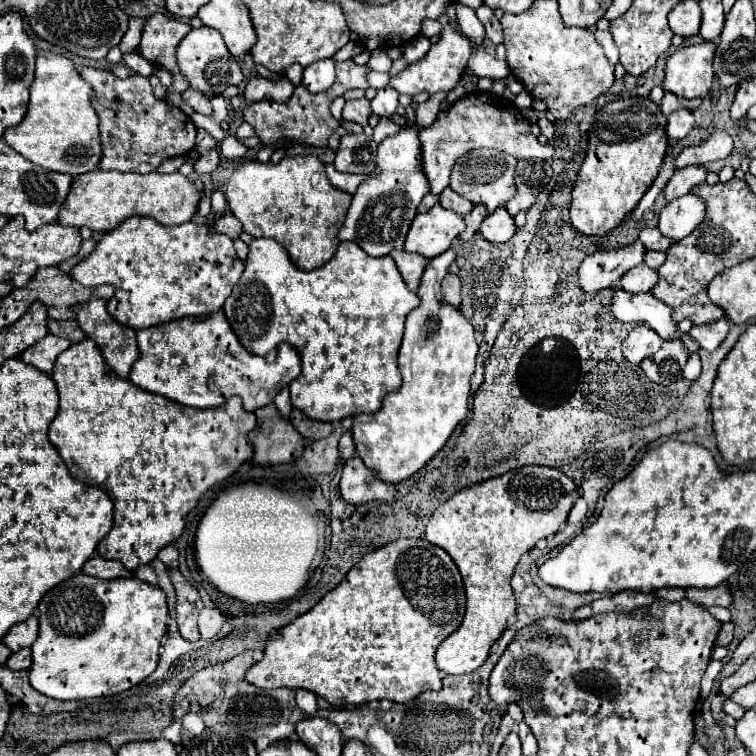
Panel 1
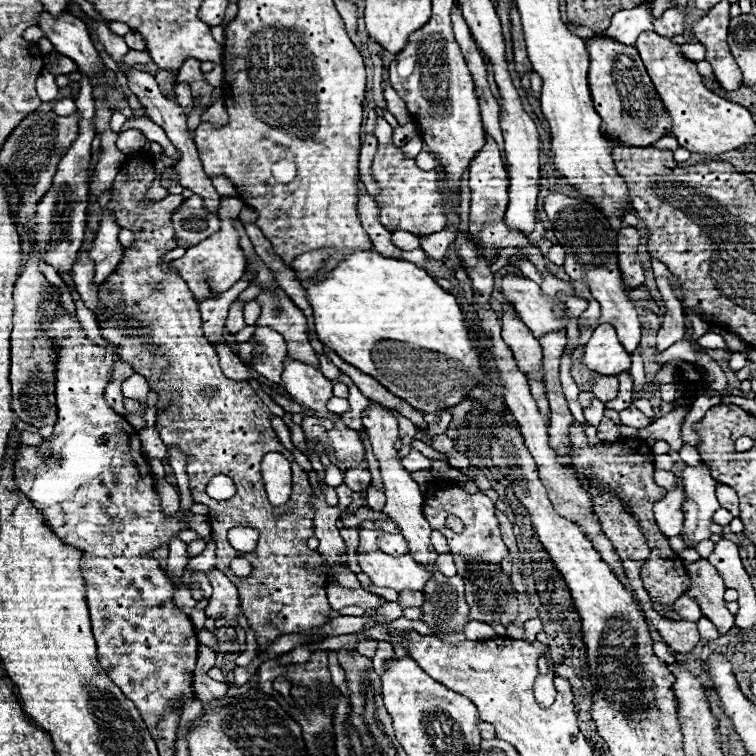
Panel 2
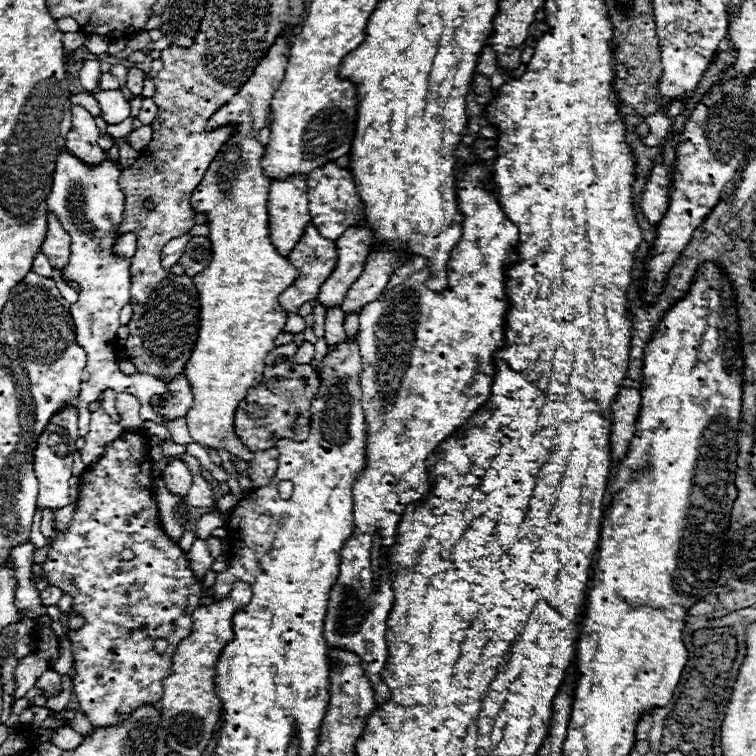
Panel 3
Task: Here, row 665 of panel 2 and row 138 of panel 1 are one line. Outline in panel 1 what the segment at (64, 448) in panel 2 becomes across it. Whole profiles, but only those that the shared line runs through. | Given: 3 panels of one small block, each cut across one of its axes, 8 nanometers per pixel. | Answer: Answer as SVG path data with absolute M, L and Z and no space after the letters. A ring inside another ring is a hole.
M80 68L80 76L94 90L92 106L100 118L102 158L98 168L148 174L156 170L160 162L184 156L194 148L196 140L194 122L180 108L172 106L166 100L154 98L148 78L132 74L122 80L110 70L98 68Z

